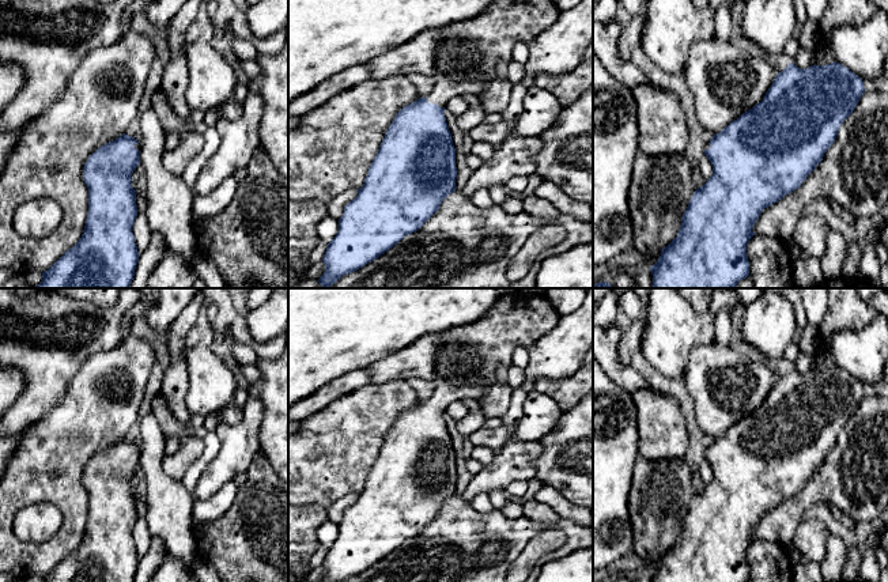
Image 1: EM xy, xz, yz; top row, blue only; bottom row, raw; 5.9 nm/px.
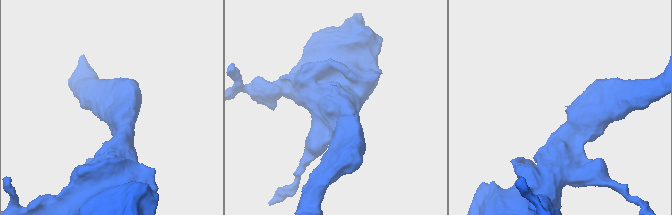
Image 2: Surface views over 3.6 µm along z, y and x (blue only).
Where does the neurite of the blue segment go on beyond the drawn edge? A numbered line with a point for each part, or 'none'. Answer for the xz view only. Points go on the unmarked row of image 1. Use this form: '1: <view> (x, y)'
1: xz (446, 392)

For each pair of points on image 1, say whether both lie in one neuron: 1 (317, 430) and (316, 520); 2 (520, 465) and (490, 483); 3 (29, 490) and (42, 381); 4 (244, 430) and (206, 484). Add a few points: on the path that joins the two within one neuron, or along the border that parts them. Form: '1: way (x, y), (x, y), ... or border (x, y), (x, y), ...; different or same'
1: border (302, 506), (320, 505), (327, 510); different
2: way (513, 465), (507, 465), (497, 476); same
3: border (63, 397), (49, 411), (21, 431); different
4: way (240, 443), (235, 454), (219, 471); same

